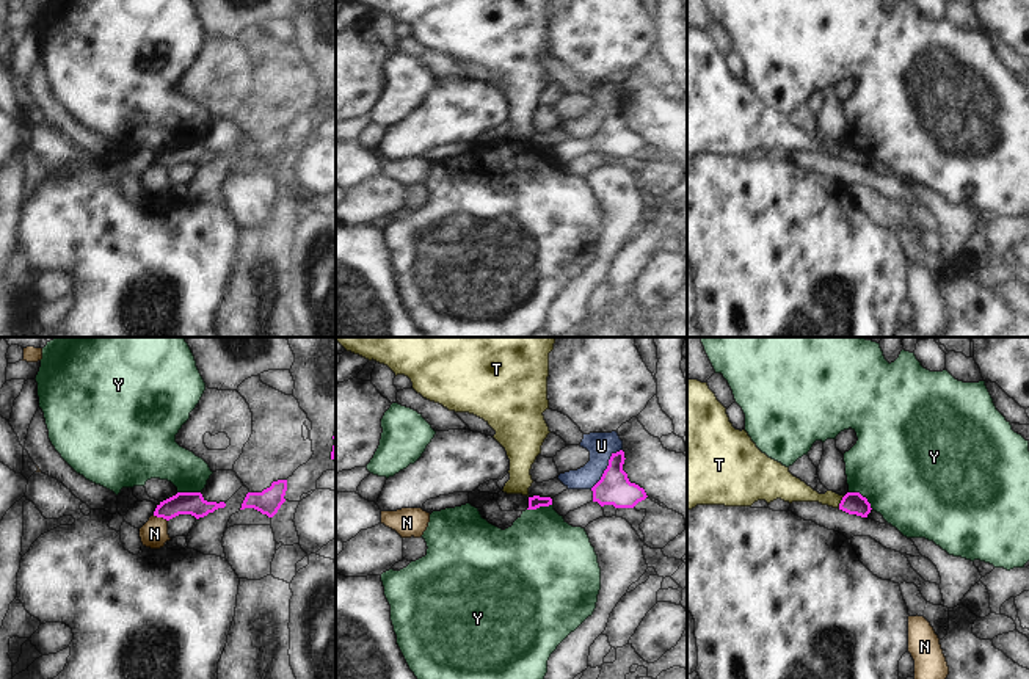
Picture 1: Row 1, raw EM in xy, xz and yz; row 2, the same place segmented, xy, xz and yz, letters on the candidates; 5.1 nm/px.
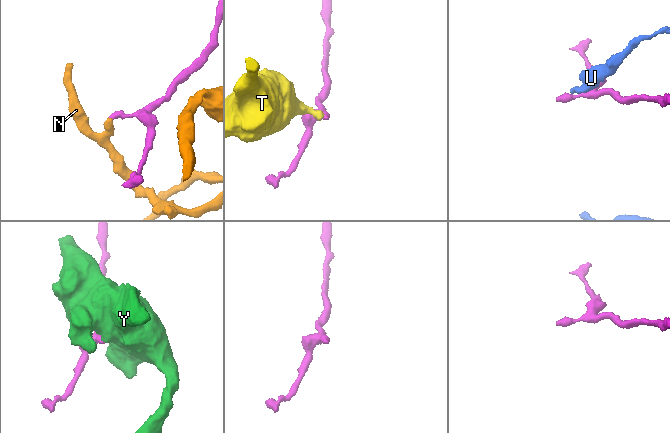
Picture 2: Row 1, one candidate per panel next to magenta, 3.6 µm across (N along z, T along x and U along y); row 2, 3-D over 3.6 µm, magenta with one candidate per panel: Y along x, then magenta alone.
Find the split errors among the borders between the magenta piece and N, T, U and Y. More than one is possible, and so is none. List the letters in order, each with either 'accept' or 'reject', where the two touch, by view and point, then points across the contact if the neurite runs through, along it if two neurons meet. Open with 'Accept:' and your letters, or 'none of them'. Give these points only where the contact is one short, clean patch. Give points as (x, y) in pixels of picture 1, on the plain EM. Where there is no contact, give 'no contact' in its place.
Accept: none of them
N: reject; contact xy (160, 165); border xy (152, 163), (162, 165), (167, 170)
T: reject; contact yz (841, 151); border yz (844, 145), (838, 156)
U: reject; contact xz (607, 116); border xz (621, 98), (610, 105), (603, 124), (590, 137)
Y: reject; contact yz (861, 145); border yz (849, 140), (858, 140), (872, 157)

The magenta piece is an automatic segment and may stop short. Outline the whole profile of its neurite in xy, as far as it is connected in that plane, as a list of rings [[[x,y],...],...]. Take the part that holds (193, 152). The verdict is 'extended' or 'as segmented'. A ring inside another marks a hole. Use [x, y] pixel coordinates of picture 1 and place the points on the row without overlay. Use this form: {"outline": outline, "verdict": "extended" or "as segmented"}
{"outline": [[[177,141],[176,144],[160,151],[154,165],[169,169],[179,163],[191,163],[199,168],[224,155],[224,151],[207,151],[201,141]]], "verdict": "as segmented"}

